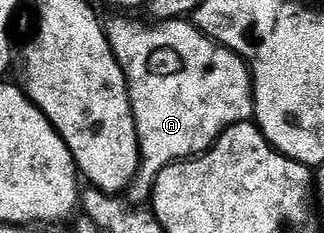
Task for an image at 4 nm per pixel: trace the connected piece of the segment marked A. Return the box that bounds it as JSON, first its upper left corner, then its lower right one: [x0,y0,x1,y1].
[104,19,255,193]

